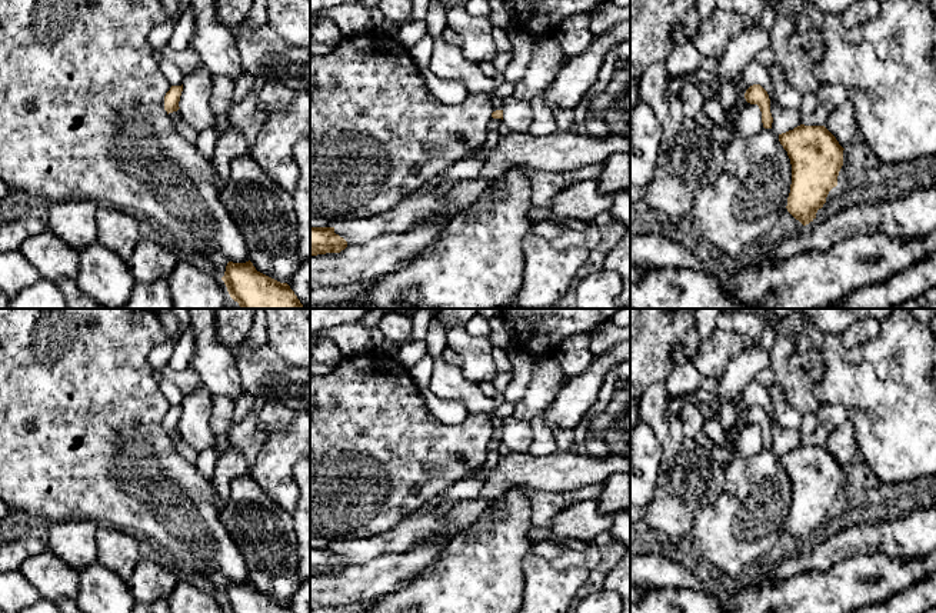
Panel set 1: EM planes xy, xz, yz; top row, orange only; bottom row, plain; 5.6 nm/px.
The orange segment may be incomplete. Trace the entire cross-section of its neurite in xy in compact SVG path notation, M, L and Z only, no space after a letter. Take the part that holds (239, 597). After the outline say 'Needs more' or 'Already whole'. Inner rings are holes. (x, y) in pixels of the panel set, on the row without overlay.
M229 582L221 597L229 613L294 613L287 603L280 603L256 590L253 583Z. Already whole

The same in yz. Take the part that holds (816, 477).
M800 444L779 454L792 484L787 532L803 546L816 539L829 512L837 506L843 467L825 446Z. Already whole

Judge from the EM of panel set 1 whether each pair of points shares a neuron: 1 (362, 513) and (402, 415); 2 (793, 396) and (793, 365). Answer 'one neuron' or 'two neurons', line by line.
1: one neuron
2: one neuron

